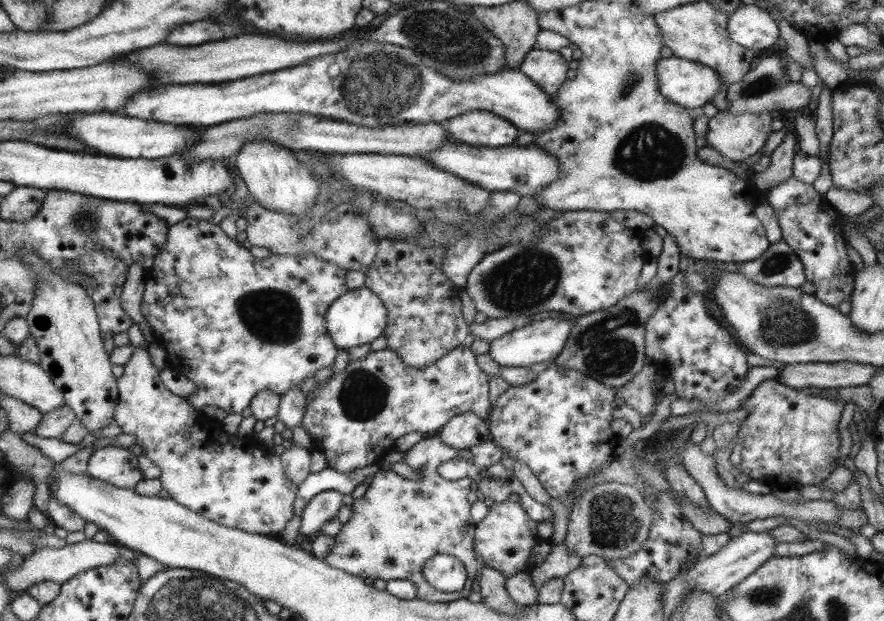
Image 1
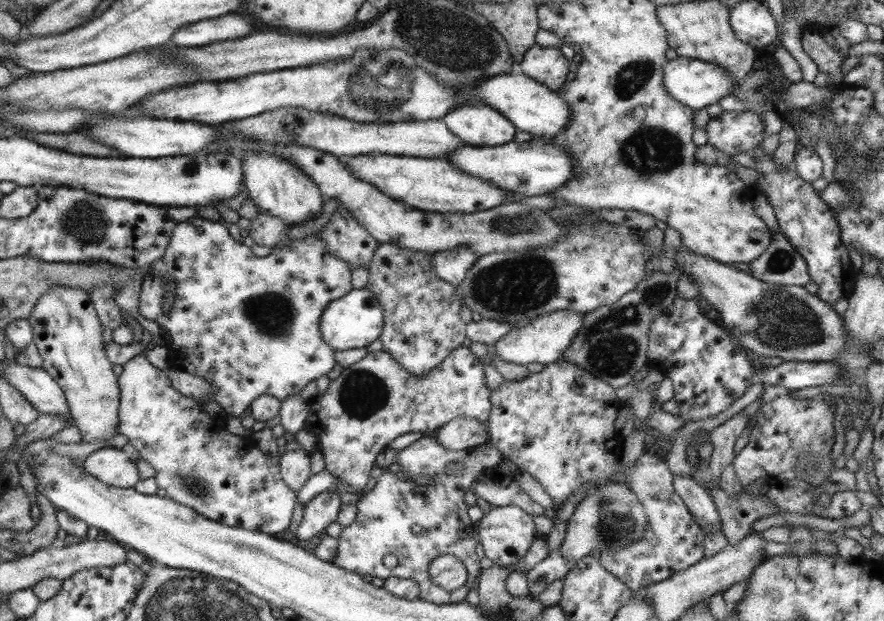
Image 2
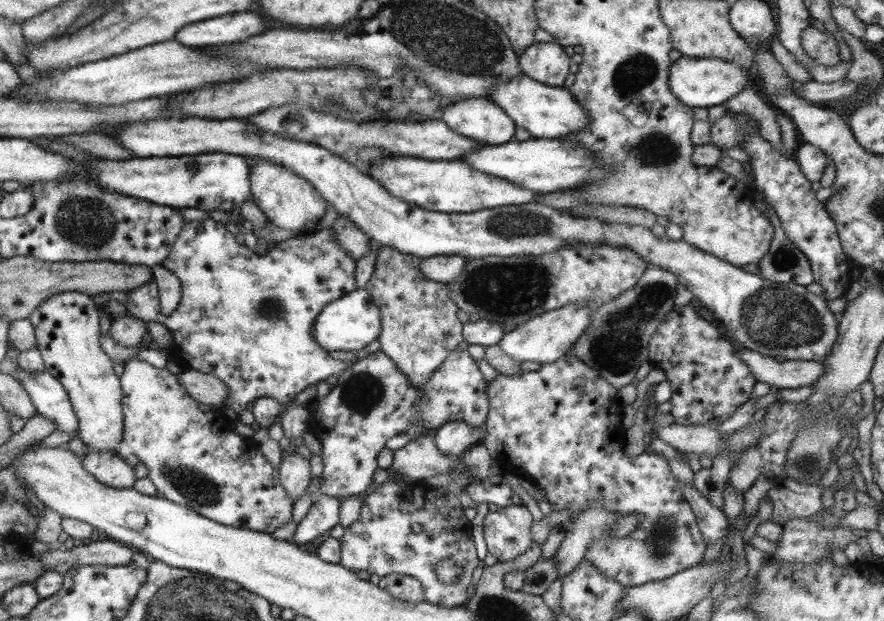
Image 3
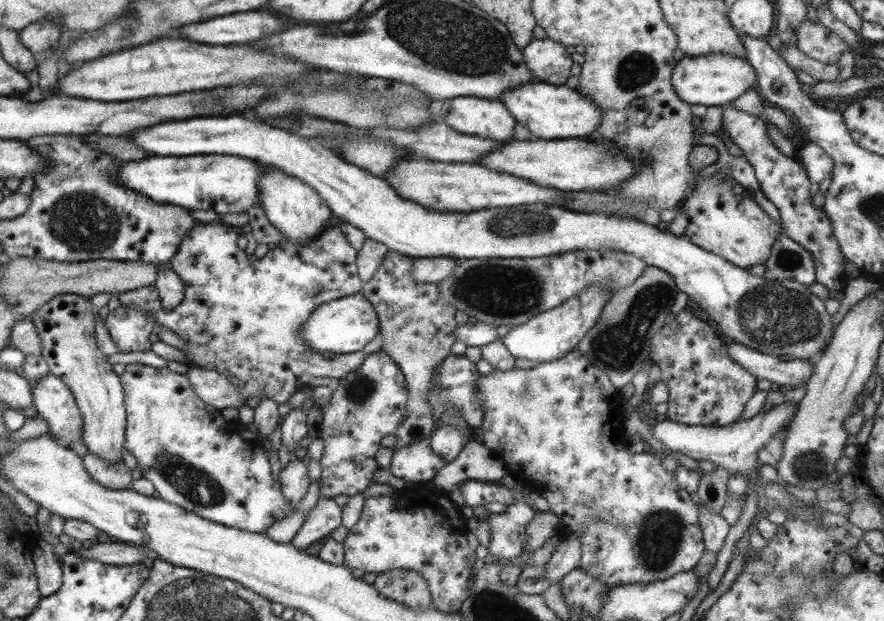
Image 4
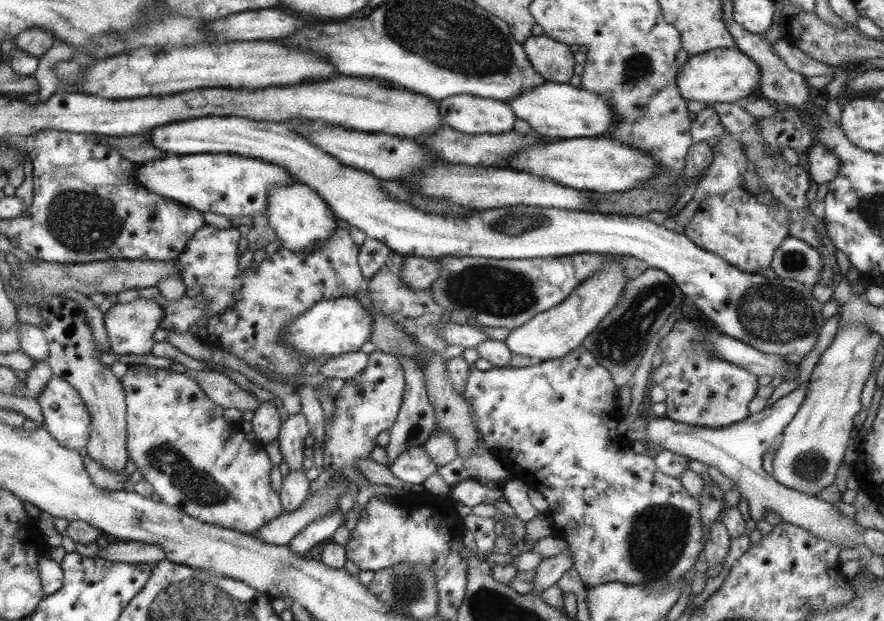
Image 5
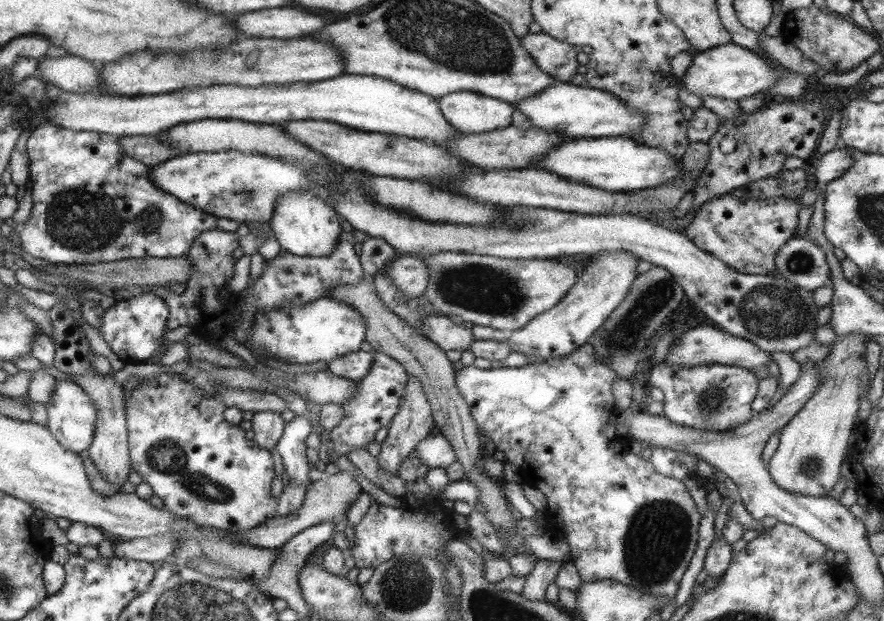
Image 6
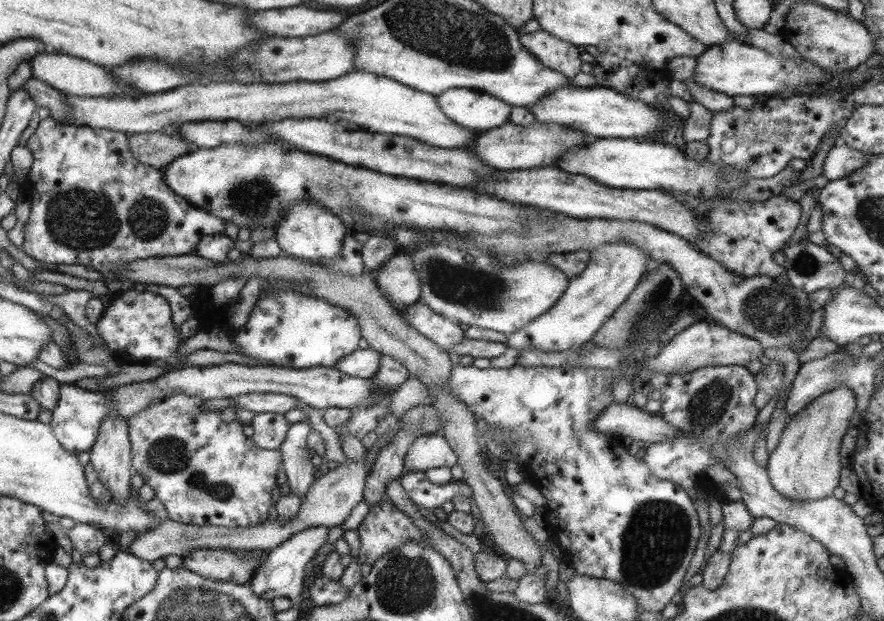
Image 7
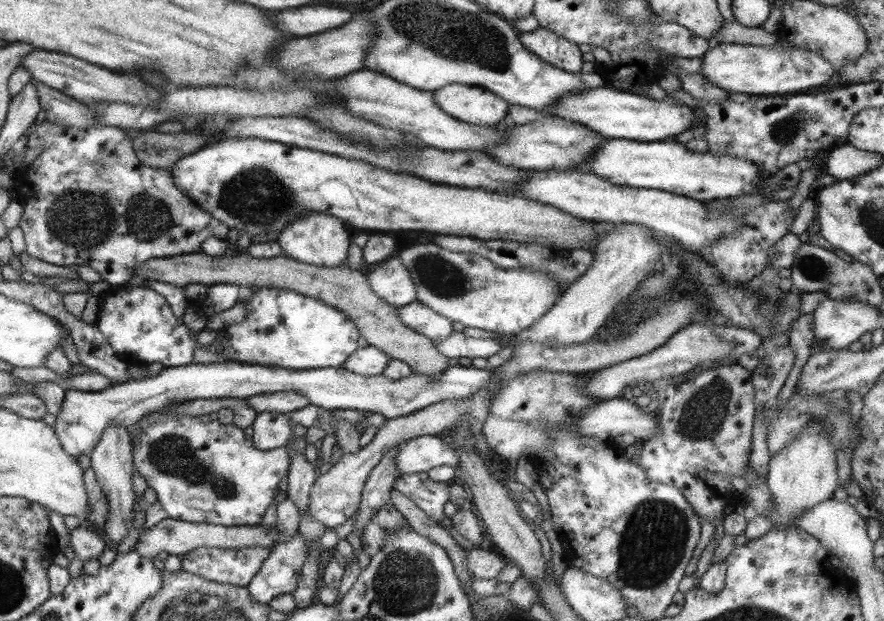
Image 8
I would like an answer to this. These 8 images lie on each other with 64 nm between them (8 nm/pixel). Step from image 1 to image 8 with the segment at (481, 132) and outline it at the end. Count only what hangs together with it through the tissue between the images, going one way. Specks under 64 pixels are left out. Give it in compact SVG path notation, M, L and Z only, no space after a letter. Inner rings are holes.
M459 82L433 90L433 100L451 118L477 126L491 126L505 122L507 120L505 114L511 108L509 102L501 100L487 88L467 86Z

